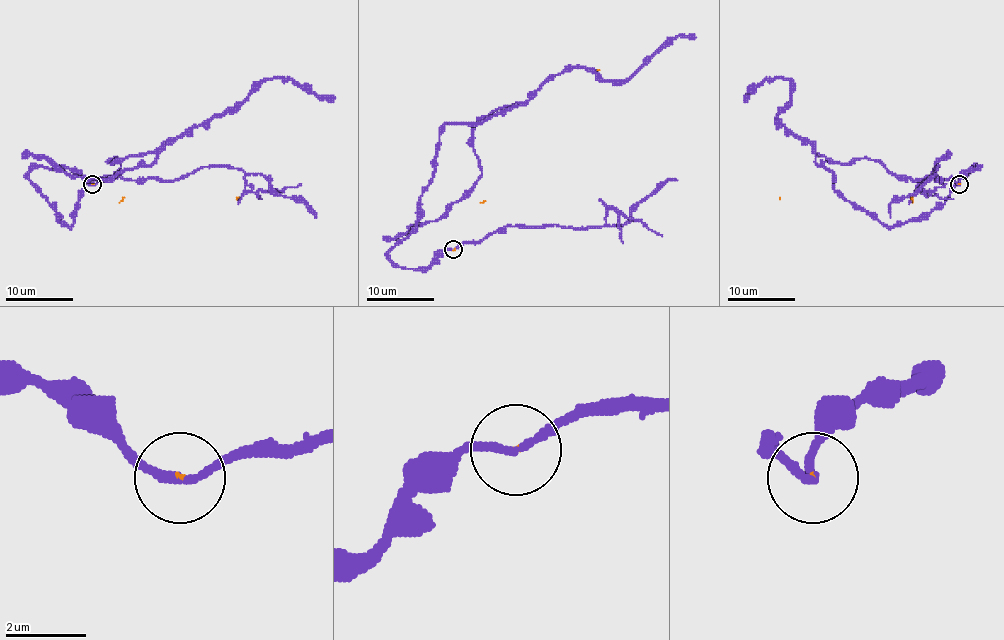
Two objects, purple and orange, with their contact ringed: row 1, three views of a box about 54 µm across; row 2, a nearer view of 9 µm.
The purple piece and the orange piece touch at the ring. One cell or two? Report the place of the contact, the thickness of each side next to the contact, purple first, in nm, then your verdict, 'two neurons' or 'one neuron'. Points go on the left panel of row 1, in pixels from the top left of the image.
at (92, 184); 190 nm thick on the purple side, 50 nm on the other; two neurons

